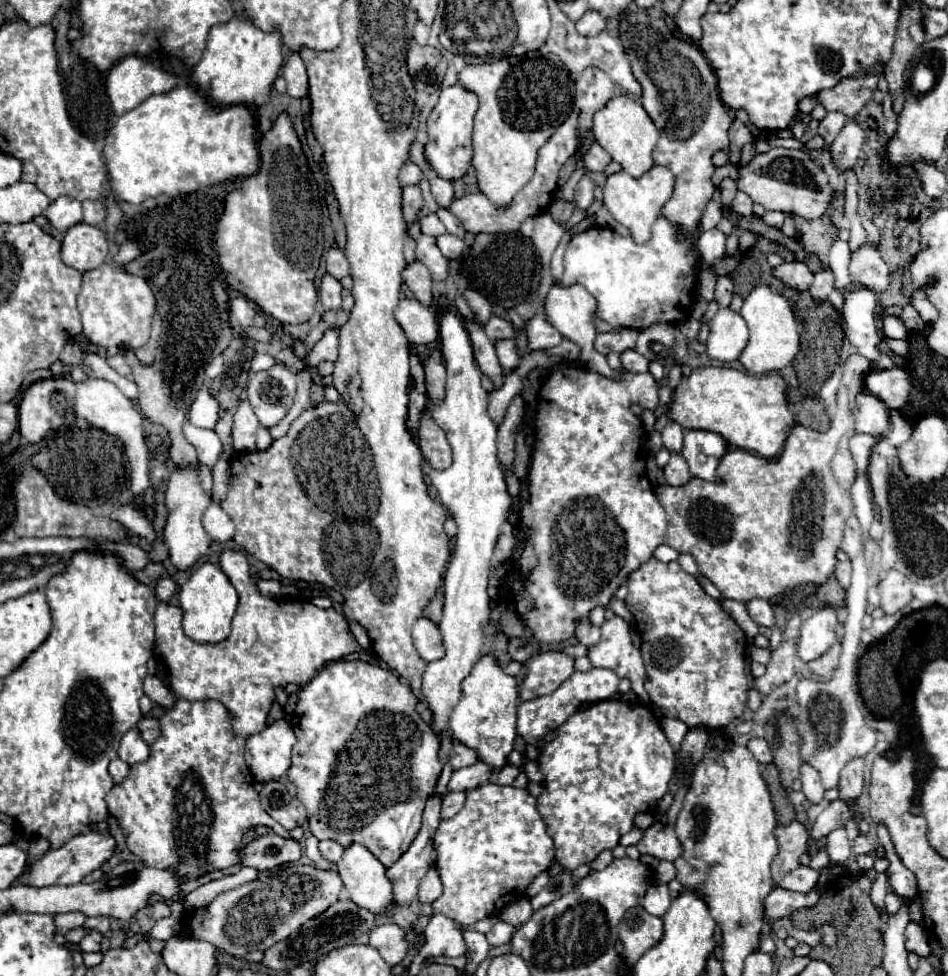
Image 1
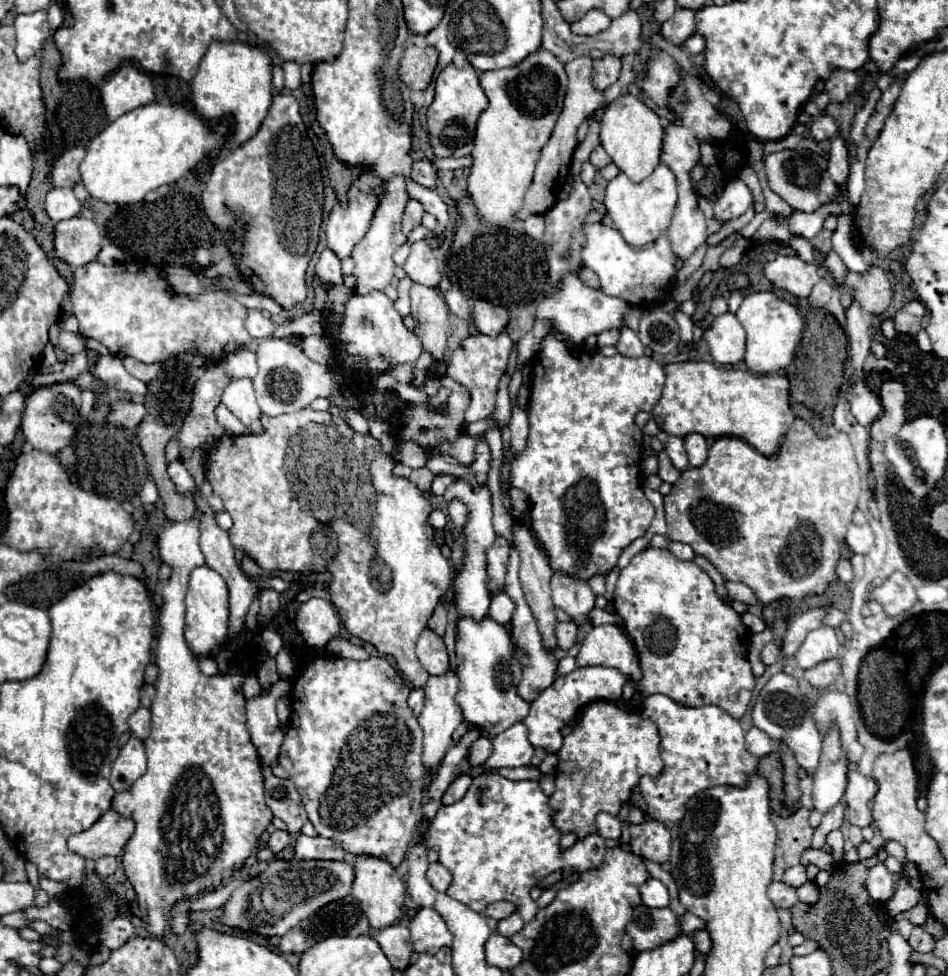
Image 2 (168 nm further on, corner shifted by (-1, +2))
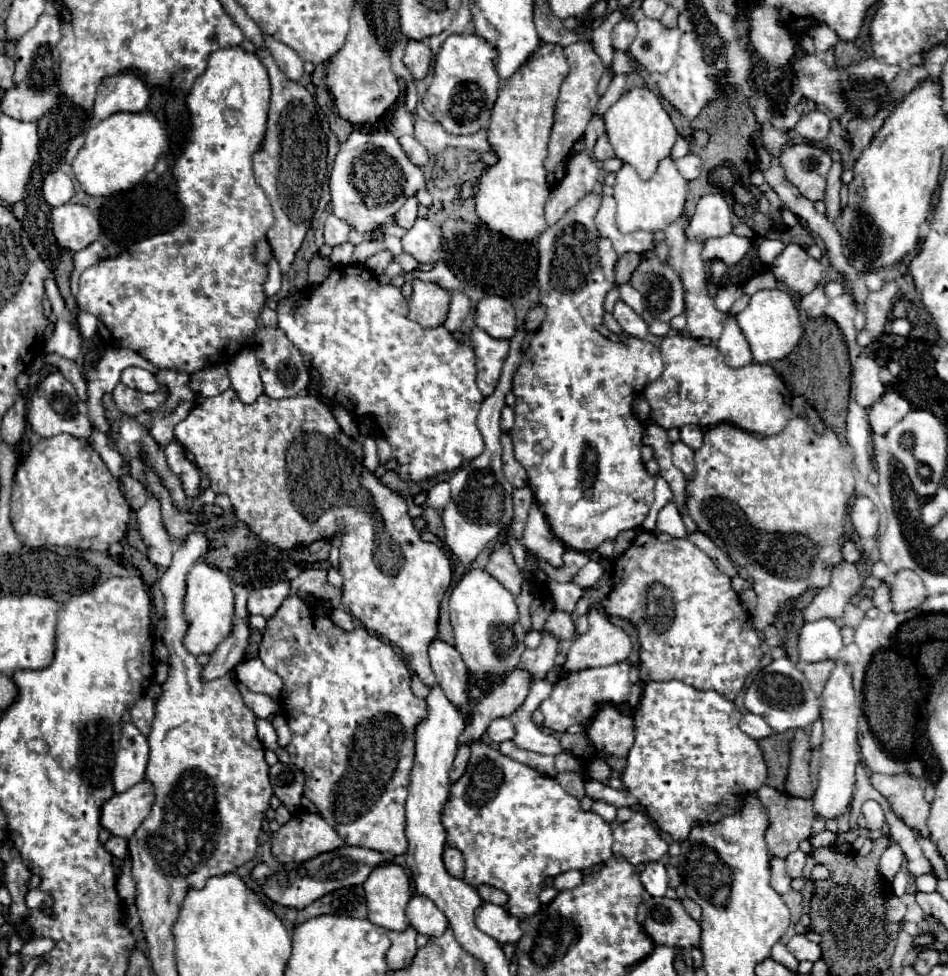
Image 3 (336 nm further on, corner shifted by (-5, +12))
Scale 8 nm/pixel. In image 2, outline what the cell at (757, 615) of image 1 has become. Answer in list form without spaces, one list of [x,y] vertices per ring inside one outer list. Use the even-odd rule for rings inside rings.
[[[726,581],[726,589],[728,589],[728,597],[730,597],[732,601],[740,601],[740,603],[744,603],[744,605],[748,605],[748,607],[760,605],[758,599],[756,599],[756,595],[754,595],[754,591],[752,591],[748,585],[744,585],[744,583]]]

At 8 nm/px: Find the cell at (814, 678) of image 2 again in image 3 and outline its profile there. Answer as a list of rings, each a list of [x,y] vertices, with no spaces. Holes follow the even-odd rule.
[[[834,661],[806,663],[806,665],[802,667],[802,671],[804,671],[804,675],[808,677],[808,681],[810,681],[810,685],[812,685],[812,691],[814,691],[816,695],[820,695],[820,693],[822,693],[824,683],[828,681],[830,671],[832,671],[832,669],[834,669]]]

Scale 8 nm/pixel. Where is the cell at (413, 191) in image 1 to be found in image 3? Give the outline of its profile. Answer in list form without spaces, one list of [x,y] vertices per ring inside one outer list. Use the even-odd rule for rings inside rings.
[[[410,197],[396,213],[394,213],[394,223],[398,227],[404,227],[404,229],[410,229],[416,221],[416,211],[418,211],[418,201],[414,197]]]

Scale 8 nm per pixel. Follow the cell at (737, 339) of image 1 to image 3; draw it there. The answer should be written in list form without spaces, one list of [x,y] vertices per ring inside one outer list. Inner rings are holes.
[[[732,315],[726,319],[722,337],[718,339],[716,345],[718,345],[720,353],[724,355],[724,359],[730,367],[738,369],[738,367],[744,367],[744,365],[752,363],[752,353],[750,353],[748,341],[742,335],[742,331],[740,331],[740,327],[738,327],[738,323]]]

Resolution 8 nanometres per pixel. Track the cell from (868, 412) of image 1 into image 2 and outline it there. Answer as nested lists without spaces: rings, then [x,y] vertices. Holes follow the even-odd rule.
[[[858,381],[852,387],[850,407],[852,415],[862,427],[870,427],[884,413],[884,407],[880,407],[880,397],[864,381]]]

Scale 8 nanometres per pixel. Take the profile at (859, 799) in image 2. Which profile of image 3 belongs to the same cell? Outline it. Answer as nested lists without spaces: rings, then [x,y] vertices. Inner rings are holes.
[[[866,801],[862,805],[862,815],[866,817],[866,823],[868,823],[870,831],[880,831],[884,827],[884,821],[886,821],[884,811],[876,801]]]

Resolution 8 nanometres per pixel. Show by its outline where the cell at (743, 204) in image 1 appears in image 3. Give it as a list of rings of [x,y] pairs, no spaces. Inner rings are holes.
[[[720,193],[704,195],[700,197],[696,205],[696,213],[688,221],[688,227],[684,233],[690,241],[706,241],[712,237],[724,237],[732,233],[730,213],[732,209]]]

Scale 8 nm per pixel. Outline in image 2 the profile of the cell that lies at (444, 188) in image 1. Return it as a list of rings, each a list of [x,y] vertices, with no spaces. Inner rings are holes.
[[[428,159],[414,161],[412,165],[412,179],[428,189],[436,189],[436,169]]]

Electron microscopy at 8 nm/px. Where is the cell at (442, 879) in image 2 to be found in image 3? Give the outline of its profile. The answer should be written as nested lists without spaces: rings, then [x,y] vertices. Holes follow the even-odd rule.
[[[446,847],[444,865],[446,865],[450,875],[454,875],[454,877],[462,877],[464,875],[464,857],[462,857],[462,853],[458,849]]]

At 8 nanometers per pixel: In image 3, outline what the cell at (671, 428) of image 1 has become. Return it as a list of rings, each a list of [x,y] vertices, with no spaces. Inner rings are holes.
[[[682,441],[672,445],[672,461],[684,473],[686,481],[690,481],[694,477],[694,451],[688,445],[684,445]]]

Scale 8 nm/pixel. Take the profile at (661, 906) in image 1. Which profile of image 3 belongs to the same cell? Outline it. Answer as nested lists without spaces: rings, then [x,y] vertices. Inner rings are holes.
[[[660,861],[646,863],[646,867],[642,871],[642,885],[646,887],[646,891],[652,897],[662,897],[668,889],[668,875],[666,875],[664,863],[660,863]]]

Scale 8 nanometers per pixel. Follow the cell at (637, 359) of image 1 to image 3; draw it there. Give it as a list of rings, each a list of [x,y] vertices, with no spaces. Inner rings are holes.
[[[616,301],[614,305],[614,311],[612,311],[614,319],[620,323],[622,331],[630,337],[636,337],[636,339],[644,339],[646,333],[648,333],[648,327],[644,323],[644,319],[640,315],[636,315],[624,301]]]

